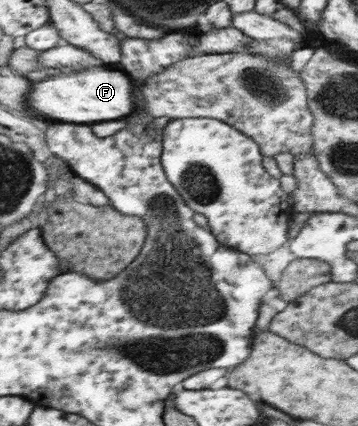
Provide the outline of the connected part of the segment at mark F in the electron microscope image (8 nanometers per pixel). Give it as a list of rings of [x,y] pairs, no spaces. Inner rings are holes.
[[[90,67],[68,73],[57,73],[32,84],[29,105],[39,117],[64,123],[90,123],[116,121],[132,116],[137,102],[134,83],[130,75],[122,69]]]

